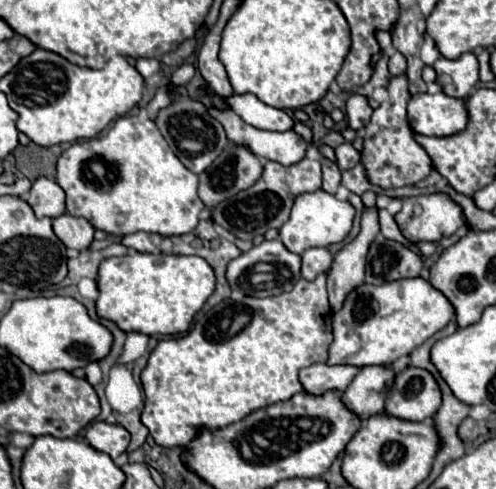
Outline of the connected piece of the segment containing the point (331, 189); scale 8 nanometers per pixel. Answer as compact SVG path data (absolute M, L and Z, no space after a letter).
M327 158L321 160L321 168L323 168L323 186L321 188L329 194L335 194L339 182L341 182L341 170L337 168L335 162L331 162Z

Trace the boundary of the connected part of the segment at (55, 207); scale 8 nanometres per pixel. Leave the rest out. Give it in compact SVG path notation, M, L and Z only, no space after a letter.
M37 178L25 200L37 218L55 218L65 212L65 192L55 180L49 178Z

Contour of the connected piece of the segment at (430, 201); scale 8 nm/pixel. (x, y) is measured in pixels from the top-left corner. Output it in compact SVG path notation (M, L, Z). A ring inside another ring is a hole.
M429 194L405 198L395 222L411 244L439 242L463 226L463 214L445 194Z

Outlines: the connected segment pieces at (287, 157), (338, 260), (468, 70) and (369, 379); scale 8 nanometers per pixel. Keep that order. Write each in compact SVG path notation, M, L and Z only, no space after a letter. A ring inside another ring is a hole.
M213 106L209 108L209 116L213 116L215 120L221 122L229 142L249 148L259 158L289 166L289 164L299 162L305 156L307 142L293 130L265 132L265 130L253 128L251 124L245 124L233 110L217 112L217 108L213 108Z
M375 208L365 210L359 236L351 244L347 244L343 250L339 250L333 258L333 268L327 280L329 304L333 312L339 312L343 308L345 296L363 284L367 248L377 234L379 234L377 210Z
M467 52L455 60L439 58L433 64L437 72L437 84L447 96L465 100L479 80L479 64L475 54Z
M383 366L361 368L359 374L343 392L341 400L351 412L355 412L365 422L369 416L377 416L385 410L383 408L387 398L385 382L391 378L393 378L393 372L389 368L383 368Z

